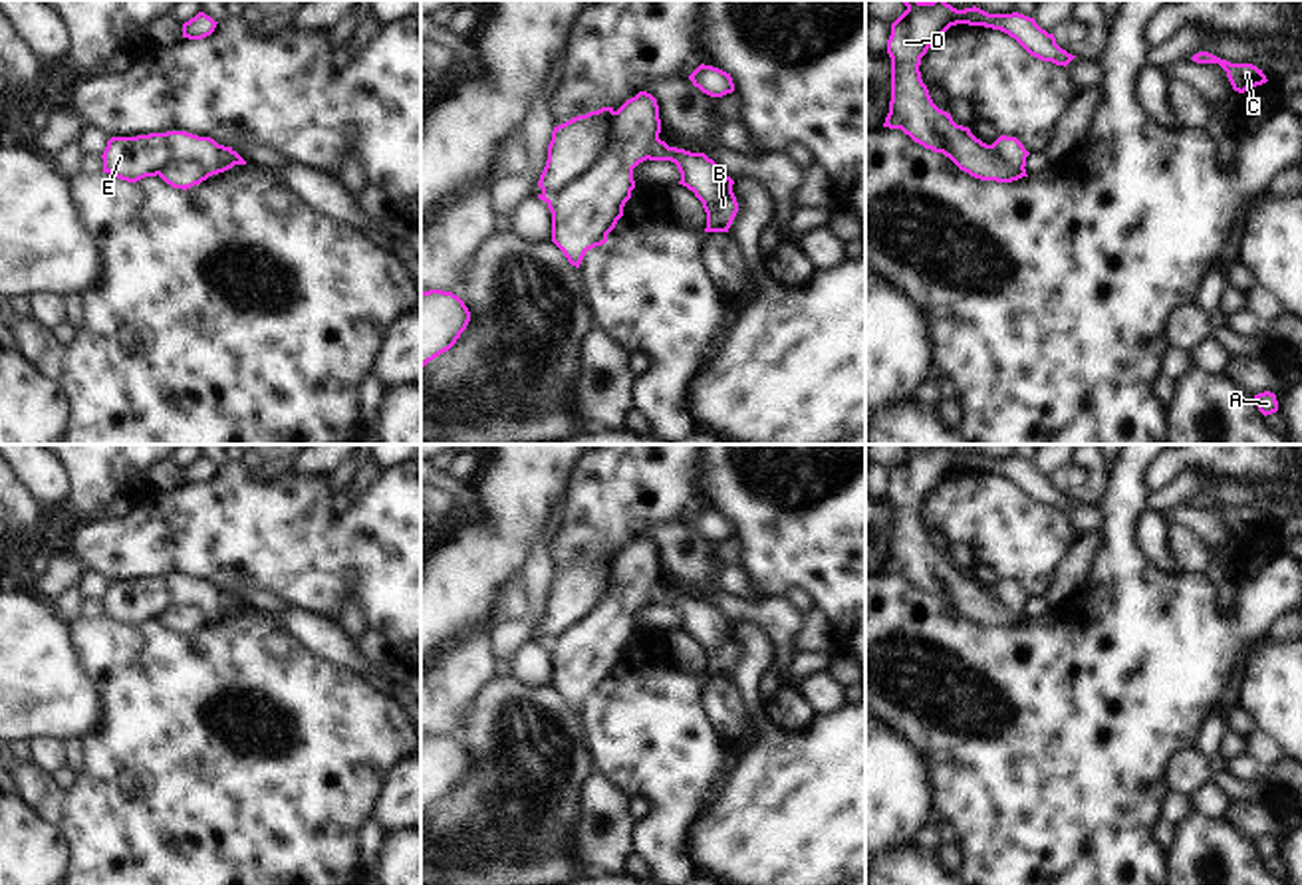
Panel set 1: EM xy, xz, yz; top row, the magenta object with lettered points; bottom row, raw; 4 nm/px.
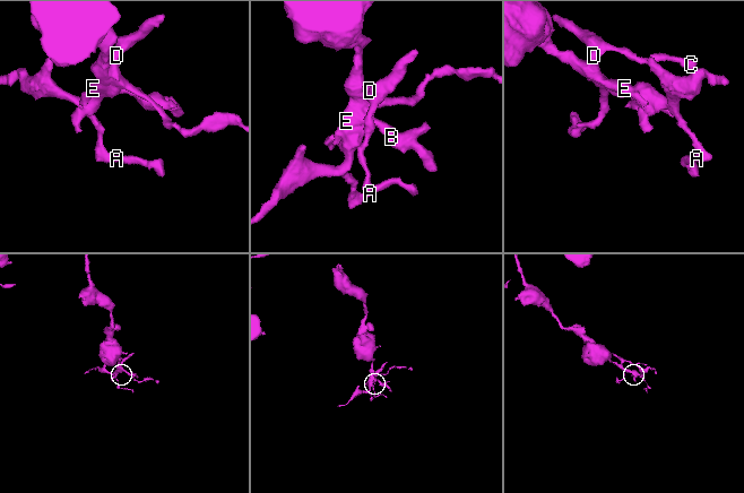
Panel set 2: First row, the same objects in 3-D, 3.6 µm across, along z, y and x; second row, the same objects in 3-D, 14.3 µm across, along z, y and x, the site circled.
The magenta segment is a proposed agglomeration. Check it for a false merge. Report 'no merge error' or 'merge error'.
merge error

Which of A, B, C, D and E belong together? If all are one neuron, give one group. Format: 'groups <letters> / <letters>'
groups A C D / B E

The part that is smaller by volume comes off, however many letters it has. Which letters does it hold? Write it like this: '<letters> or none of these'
A, C, D

